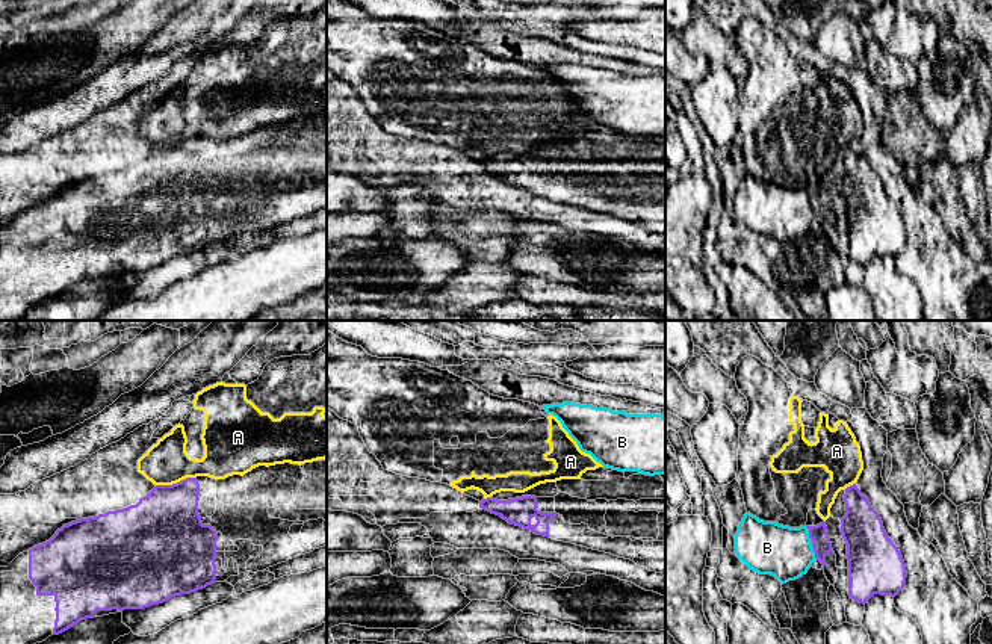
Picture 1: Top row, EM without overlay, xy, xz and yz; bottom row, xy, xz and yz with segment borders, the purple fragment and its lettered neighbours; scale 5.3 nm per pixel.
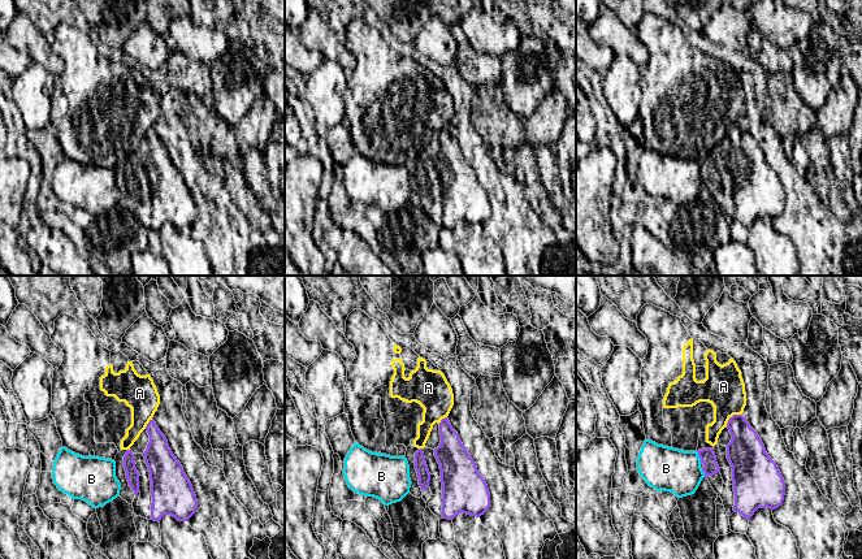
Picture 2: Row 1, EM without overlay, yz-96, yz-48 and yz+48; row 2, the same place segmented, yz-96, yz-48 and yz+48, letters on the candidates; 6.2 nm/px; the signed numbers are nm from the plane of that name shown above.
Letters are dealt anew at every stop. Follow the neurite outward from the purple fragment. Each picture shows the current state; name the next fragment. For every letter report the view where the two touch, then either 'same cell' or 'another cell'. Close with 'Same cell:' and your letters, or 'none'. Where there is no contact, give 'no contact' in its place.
A: xy | another cell
B: yz | another cell
Same cell: none

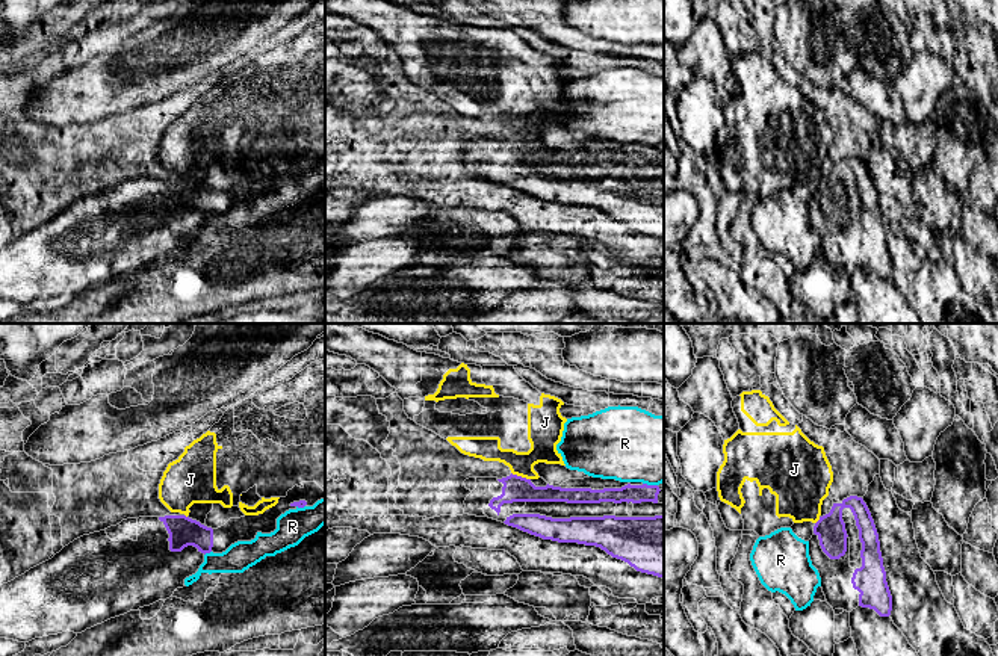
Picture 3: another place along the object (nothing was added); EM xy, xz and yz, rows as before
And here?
J: xz | another cell
R: xy | another cell
Same cell: none

